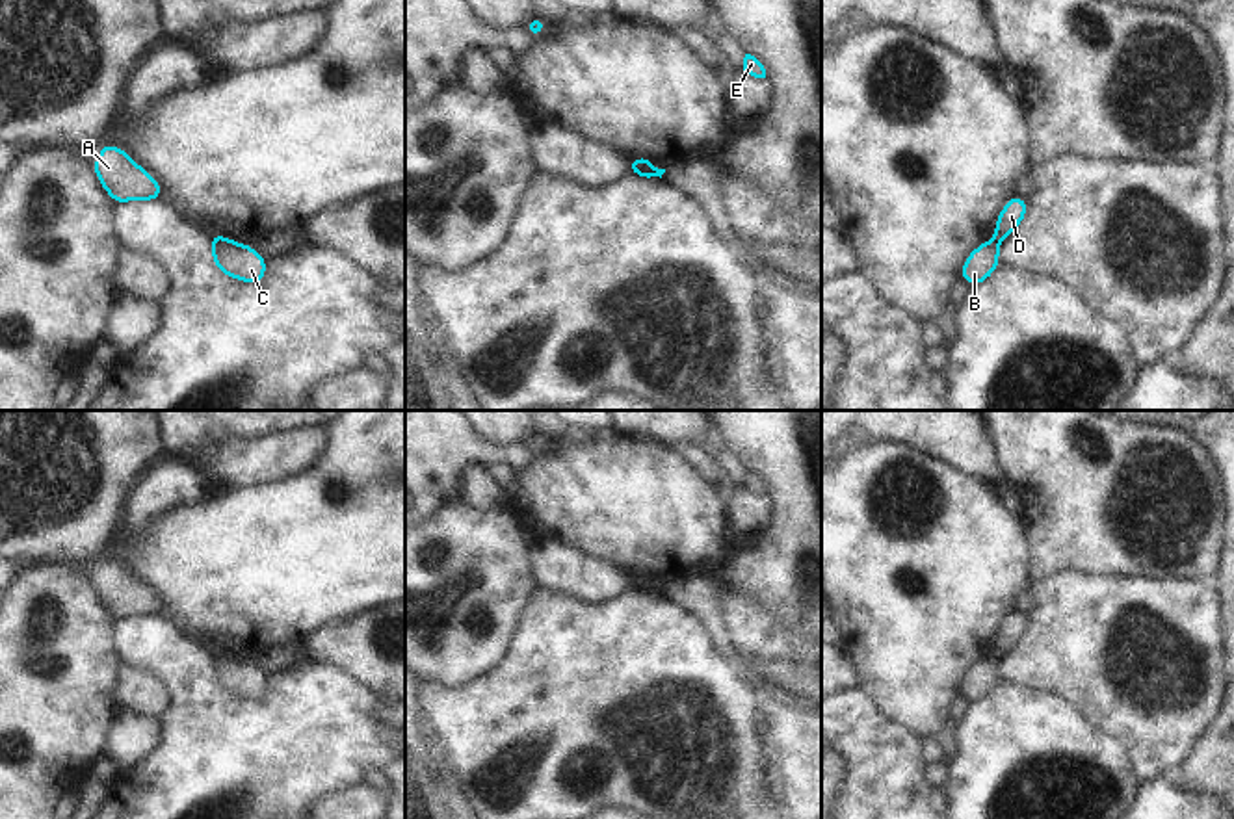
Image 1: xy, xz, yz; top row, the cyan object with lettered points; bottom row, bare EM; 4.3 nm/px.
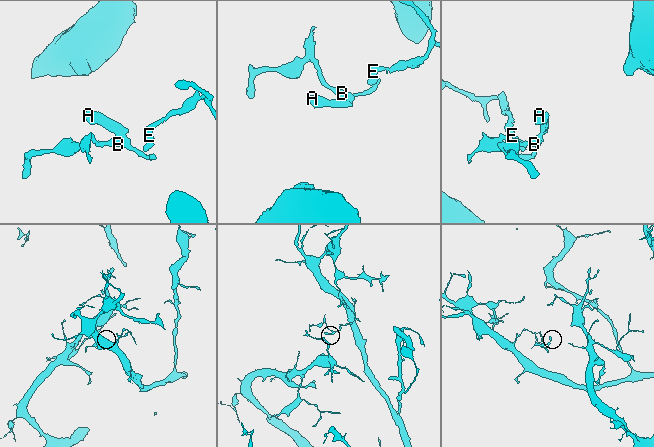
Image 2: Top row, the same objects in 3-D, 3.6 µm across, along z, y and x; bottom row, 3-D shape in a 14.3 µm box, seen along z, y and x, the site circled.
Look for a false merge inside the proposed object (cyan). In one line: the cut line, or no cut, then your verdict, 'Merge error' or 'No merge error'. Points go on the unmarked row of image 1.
Split along yz (991, 656), (998, 662). Merge error.

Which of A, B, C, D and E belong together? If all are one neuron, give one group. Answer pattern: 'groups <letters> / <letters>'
groups A D / B C E

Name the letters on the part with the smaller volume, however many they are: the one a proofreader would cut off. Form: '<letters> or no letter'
A, D

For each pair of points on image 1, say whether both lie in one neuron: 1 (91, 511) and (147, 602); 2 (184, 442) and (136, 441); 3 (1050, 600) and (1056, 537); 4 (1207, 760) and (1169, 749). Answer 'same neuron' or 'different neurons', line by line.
1: same neuron
2: different neurons
3: different neurons
4: different neurons

